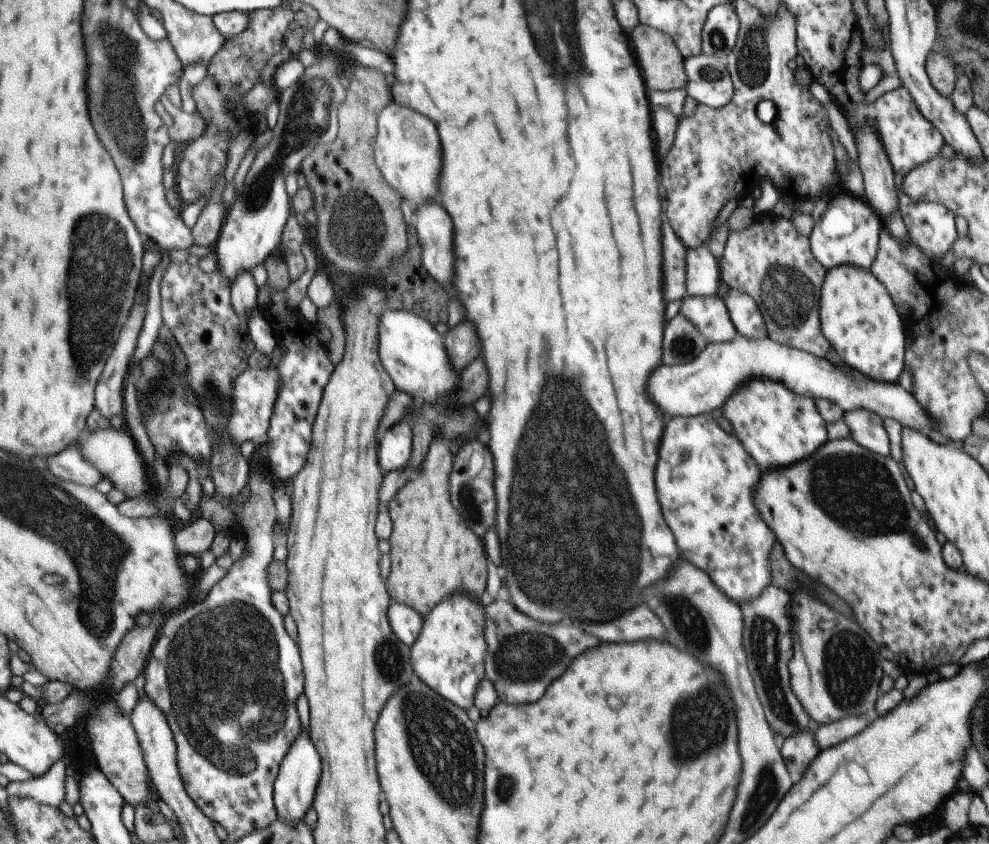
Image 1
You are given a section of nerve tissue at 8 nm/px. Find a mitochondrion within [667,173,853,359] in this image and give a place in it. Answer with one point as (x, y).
(788, 296)

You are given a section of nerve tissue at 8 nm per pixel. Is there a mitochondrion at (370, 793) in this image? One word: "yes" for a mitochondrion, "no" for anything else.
no

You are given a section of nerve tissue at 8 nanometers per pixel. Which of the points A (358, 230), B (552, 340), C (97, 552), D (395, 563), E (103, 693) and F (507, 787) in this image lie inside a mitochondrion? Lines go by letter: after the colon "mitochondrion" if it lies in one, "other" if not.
A: mitochondrion
B: mitochondrion
C: mitochondrion
D: other
E: other
F: mitochondrion

